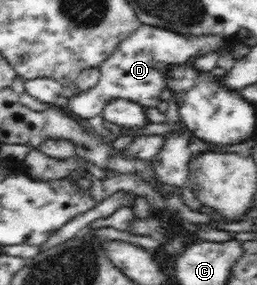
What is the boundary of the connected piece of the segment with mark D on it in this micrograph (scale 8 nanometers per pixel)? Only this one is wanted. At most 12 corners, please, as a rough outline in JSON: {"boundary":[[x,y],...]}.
{"boundary":[[142,23],[71,97],[81,120],[116,98],[155,108],[169,66],[227,37],[185,37]]}

